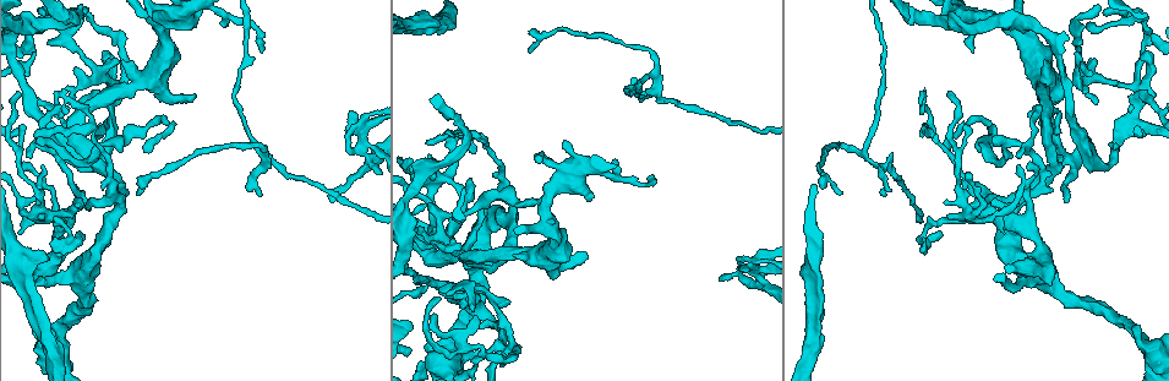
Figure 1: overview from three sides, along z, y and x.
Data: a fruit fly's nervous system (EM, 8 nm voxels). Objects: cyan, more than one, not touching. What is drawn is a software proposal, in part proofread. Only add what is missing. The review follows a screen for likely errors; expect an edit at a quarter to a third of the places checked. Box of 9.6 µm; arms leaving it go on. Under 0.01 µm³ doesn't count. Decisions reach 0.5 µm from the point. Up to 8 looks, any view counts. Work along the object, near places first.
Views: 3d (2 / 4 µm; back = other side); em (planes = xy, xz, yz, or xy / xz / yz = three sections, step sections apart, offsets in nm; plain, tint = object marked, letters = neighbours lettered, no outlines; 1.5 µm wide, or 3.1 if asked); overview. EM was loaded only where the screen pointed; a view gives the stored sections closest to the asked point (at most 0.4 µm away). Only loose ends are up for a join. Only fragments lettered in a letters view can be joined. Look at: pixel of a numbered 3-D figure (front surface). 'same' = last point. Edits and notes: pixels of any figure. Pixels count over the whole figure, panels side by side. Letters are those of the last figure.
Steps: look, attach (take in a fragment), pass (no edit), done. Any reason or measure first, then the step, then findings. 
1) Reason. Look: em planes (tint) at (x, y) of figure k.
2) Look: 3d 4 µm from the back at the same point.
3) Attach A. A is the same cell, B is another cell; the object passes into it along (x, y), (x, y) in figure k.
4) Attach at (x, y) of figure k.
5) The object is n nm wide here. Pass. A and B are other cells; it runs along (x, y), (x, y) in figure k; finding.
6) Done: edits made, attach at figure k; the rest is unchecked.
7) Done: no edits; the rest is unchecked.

Tapers out. Look: em planes (tint) at (69, 108) of figure 1.

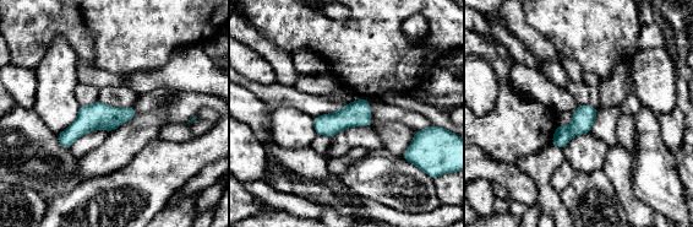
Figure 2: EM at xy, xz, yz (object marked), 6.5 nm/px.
Look: em planes (letters) at the same point.

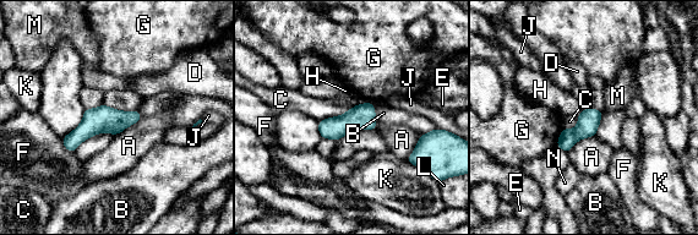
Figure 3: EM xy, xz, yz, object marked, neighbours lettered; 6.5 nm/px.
Pass. A, B, C, D, E, F, G, H, J, K, L, M and N are other cells; a border runs along (372, 103), (376, 129) in figure 3; none of them fits.

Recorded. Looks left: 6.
Thin end. Look: em xz step 4 (tint) at (883, 194) of figure 1.

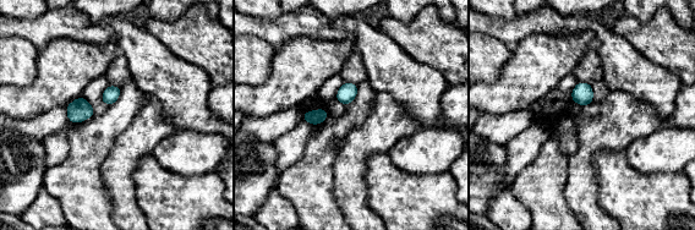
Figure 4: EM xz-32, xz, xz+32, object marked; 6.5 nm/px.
Look: em planes (letters) at the same point.

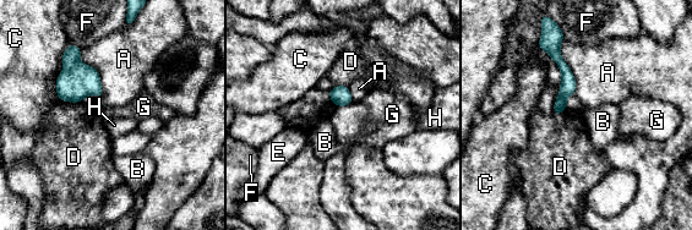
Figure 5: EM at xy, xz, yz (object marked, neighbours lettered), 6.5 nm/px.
Pass. A, B, C, D, E, F, G and H are other cells; it runs along (550, 43), (566, 72), (559, 111) in figure 5; none of them fits.

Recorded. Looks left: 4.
Thin end. Look: 3d 4 µm at (136, 195) of figure 1.

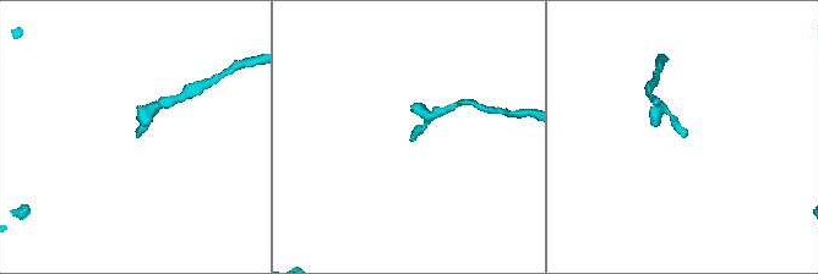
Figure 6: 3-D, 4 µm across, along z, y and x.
Need the tissue. Look: em planes (plain) at (138, 135) of figure 6.

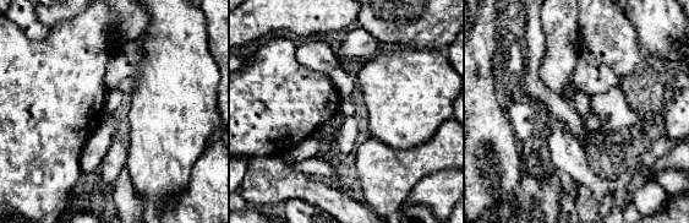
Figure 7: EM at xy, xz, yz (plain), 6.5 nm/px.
Look: em planes (letters) at the same point.

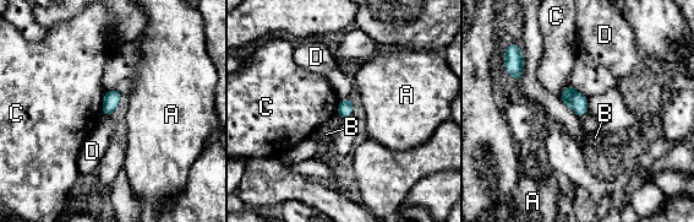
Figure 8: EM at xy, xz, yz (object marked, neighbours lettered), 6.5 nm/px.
The object is 100 nm wide here. Pass. A, B, C and D are other cells; a border runs along (588, 108), (582, 115) in figure 8; no lettered fragment goes on from it.

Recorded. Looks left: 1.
Done: no edits; the rest is unchecked.

